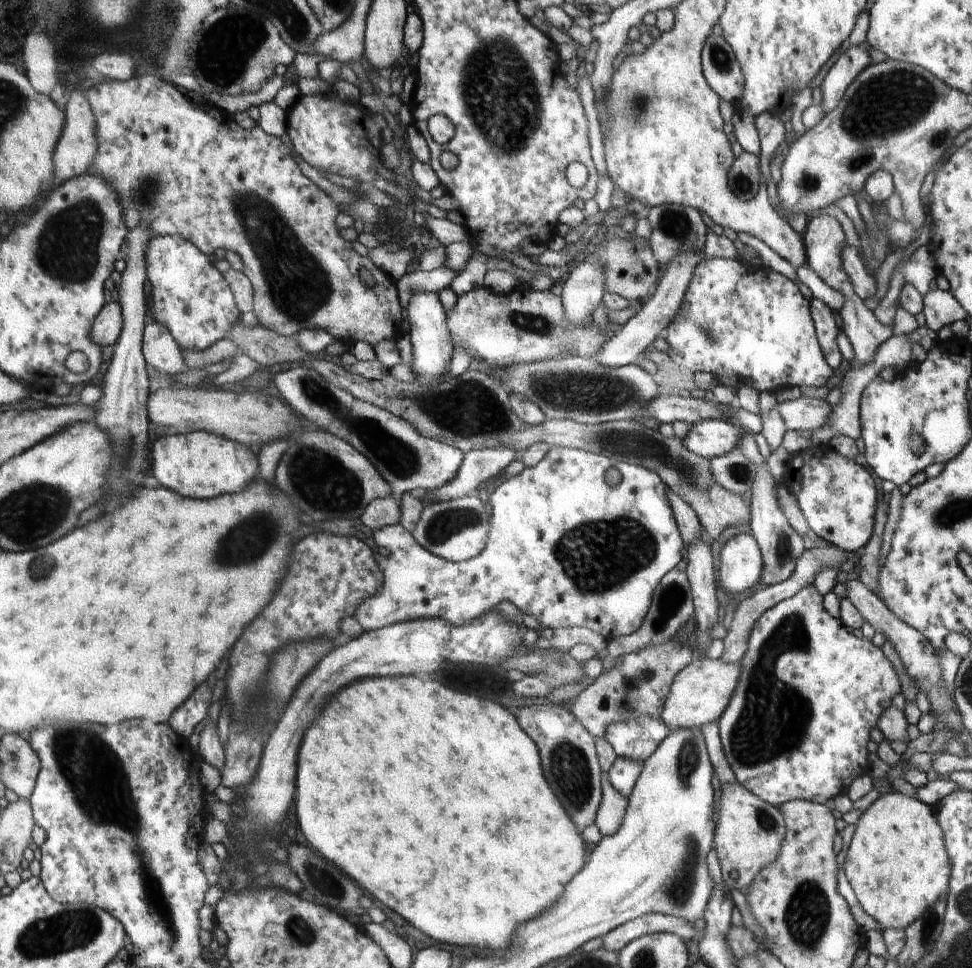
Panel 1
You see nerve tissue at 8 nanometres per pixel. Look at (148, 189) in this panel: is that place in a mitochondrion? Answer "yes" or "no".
yes

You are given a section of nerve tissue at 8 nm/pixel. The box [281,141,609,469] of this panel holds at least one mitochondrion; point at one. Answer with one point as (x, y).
(474, 410)

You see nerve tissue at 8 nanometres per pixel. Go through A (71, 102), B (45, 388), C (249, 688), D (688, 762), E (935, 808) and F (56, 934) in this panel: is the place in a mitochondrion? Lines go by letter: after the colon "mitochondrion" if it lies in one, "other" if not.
A: other
B: other
C: mitochondrion
D: mitochondrion
E: other
F: mitochondrion

